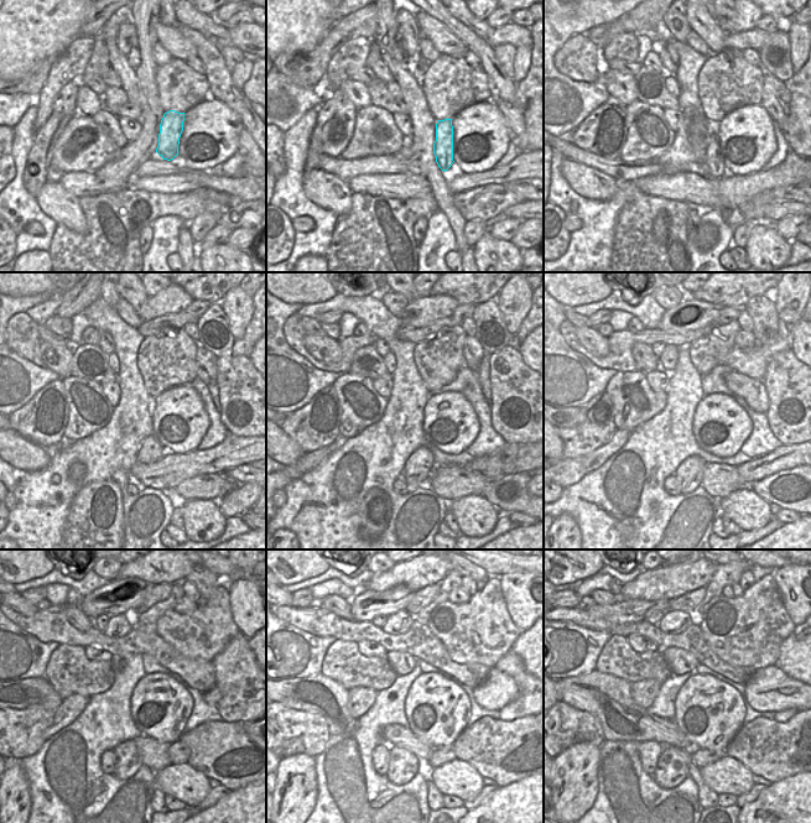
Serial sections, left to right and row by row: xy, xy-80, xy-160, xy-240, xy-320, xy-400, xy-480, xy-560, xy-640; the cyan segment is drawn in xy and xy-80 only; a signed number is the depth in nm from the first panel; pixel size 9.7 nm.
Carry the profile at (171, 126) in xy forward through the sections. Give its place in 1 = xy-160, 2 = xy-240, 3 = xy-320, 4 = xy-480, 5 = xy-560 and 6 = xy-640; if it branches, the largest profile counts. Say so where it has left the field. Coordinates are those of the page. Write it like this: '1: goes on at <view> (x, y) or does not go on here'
1: goes on at xy-160 (713, 167)
2: goes on at xy-240 (150, 449)
3: goes on at xy-320 (417, 469)
4: goes on at xy-480 (128, 760)
5: goes on at xy-560 (403, 764)
6: goes on at xy-640 (671, 770)

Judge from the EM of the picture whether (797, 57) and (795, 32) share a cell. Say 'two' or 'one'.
one

